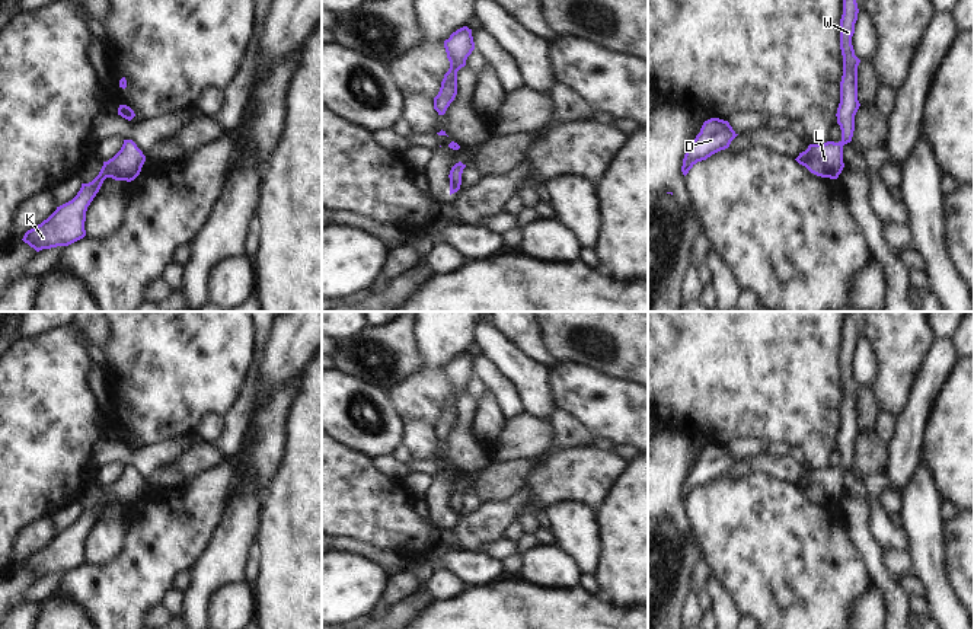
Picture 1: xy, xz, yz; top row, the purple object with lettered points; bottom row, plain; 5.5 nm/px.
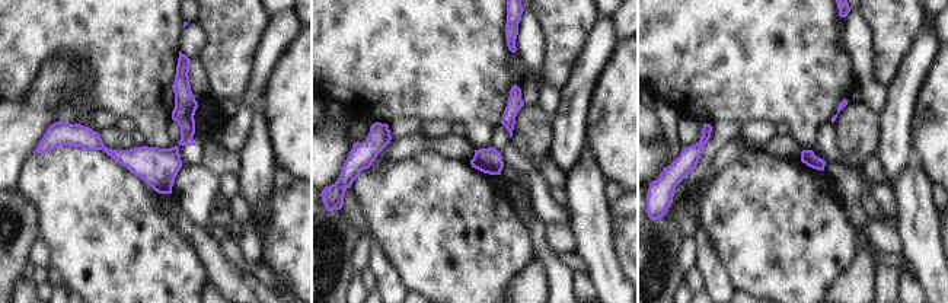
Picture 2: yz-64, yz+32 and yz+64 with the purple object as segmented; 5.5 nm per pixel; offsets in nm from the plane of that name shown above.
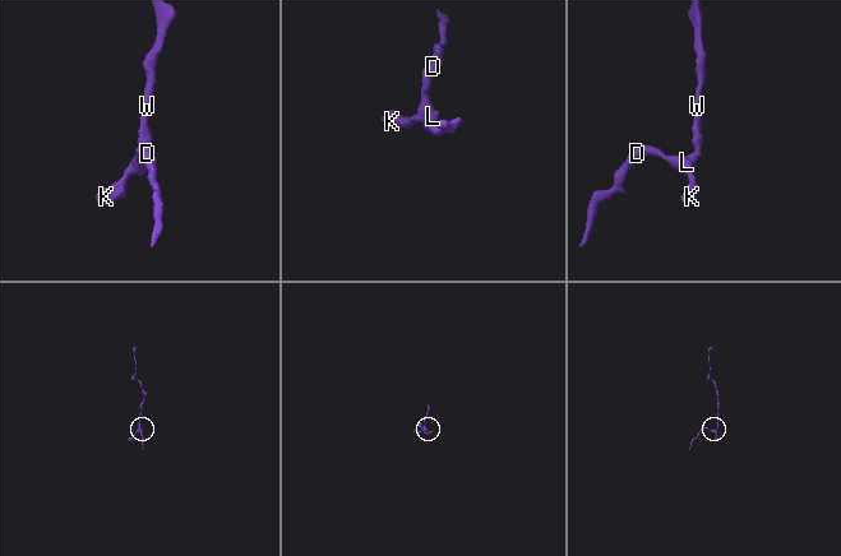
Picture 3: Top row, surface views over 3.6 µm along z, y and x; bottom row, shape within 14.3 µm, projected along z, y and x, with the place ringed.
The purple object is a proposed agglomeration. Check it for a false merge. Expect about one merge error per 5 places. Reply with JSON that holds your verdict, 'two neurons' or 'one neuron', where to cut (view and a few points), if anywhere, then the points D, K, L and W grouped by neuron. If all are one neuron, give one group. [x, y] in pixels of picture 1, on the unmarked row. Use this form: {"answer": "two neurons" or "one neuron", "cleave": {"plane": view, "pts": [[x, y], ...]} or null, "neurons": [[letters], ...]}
{"answer": "one neuron", "cleave": null, "neurons": [["D", "K", "L", "W"]]}

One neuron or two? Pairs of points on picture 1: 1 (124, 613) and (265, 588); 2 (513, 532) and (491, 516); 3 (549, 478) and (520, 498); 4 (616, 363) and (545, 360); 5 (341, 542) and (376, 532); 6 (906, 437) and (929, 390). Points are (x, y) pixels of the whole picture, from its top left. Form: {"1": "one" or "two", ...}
{"1": "two", "2": "two", "3": "two", "4": "two", "5": "two", "6": "one"}

